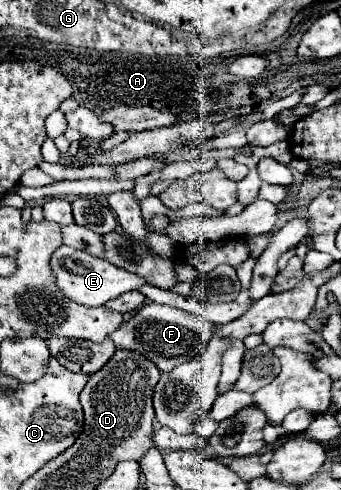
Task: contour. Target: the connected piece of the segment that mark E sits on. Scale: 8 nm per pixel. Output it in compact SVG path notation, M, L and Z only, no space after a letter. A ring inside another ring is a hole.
M59 246L53 252L53 272L57 276L57 286L59 290L63 290L63 294L71 300L75 300L77 304L85 304L85 306L103 306L107 300L113 300L129 290L137 290L139 286L145 284L145 278L137 276L137 274L129 274L113 264L109 264L103 258L93 258L83 250L77 248L69 248L69 246ZM59 254L59 268L55 266L55 256Z

